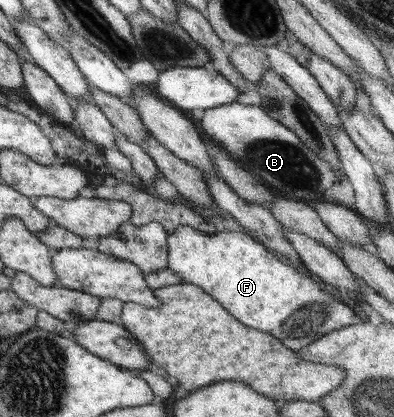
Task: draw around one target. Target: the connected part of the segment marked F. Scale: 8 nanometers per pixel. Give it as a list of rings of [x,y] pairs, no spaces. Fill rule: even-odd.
[[[180,225],[168,235],[167,244],[167,267],[182,276],[183,283],[196,285],[218,300],[238,321],[250,325],[252,329],[272,334],[294,351],[327,333],[352,325],[354,321],[352,304],[348,305],[343,296],[323,291],[310,276],[305,276],[303,271],[298,272],[290,263],[280,260],[256,237],[234,225],[223,225],[214,234],[204,234],[188,225]]]

